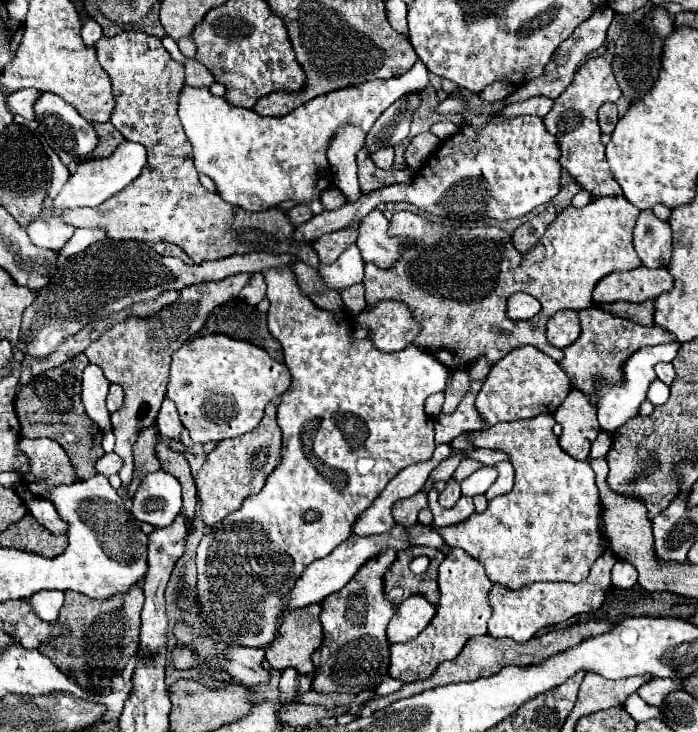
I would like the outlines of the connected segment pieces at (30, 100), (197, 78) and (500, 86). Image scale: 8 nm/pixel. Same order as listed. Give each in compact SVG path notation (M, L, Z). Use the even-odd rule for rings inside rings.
M24 88L24 90L12 92L12 96L6 98L6 104L14 114L24 116L26 120L34 120L34 100L38 100L38 94L40 92L34 88Z
M184 60L184 66L186 66L186 70L190 72L190 82L188 84L192 84L192 86L212 86L216 80L214 80L214 74L206 68L206 66L202 66L200 62L196 62L196 60Z
M498 80L498 82L490 84L490 86L486 86L486 88L480 92L480 96L482 96L484 100L488 100L488 102L496 102L496 100L504 100L504 98L510 96L512 92L514 92L514 86L512 86L508 80Z

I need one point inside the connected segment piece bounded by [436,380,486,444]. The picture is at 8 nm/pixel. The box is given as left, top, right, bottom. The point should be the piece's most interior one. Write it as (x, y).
(465, 417)

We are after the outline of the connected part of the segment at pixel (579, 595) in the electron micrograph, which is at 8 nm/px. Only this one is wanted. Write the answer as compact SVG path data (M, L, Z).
M606 550L592 566L590 576L578 584L570 582L538 582L522 590L508 590L500 584L494 584L490 590L490 608L492 618L488 620L488 632L496 638L512 638L516 642L528 642L540 628L566 622L568 618L582 612L596 612L604 598L606 588L610 586L610 570L616 564L614 552Z

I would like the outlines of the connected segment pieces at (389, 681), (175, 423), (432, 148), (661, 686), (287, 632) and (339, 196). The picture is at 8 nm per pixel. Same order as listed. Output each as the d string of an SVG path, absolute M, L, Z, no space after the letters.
M386 676L386 680L382 680L382 684L376 688L376 696L386 696L386 694L392 694L392 692L398 692L402 686L404 686L402 680Z
M164 398L162 402L162 408L156 416L156 426L158 426L158 432L160 436L164 438L180 438L182 434L182 422L178 418L178 412L176 412L176 406L172 404L172 400Z
M424 132L416 138L412 138L412 142L406 148L406 166L410 170L418 172L428 162L428 156L432 156L438 150L438 144L440 144L440 140L430 132Z
M654 678L638 688L638 696L650 706L662 706L670 692L682 690L680 678Z
M310 604L306 608L296 608L296 610L286 612L286 616L282 620L282 626L280 626L280 636L266 648L266 660L270 662L272 668L284 670L284 668L292 666L300 674L314 674L312 654L322 644L320 614L322 614L322 606L320 604Z
M336 187L325 190L322 193L321 201L325 210L337 209L346 203L343 193Z

